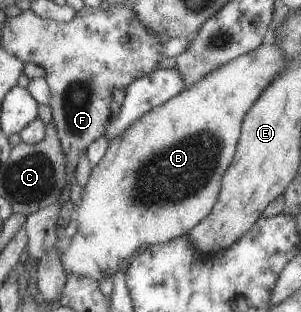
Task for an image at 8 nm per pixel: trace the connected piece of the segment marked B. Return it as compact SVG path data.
M266 39L251 52L214 68L194 85L144 112L121 134L113 137L103 158L91 166L87 182L80 190L80 204L74 215L76 232L70 238L69 246L59 254L66 274L75 273L98 281L112 276L121 260L131 259L144 247L187 235L211 210L217 198L221 177L231 164L236 149L243 115L267 83L285 67L282 50Z

